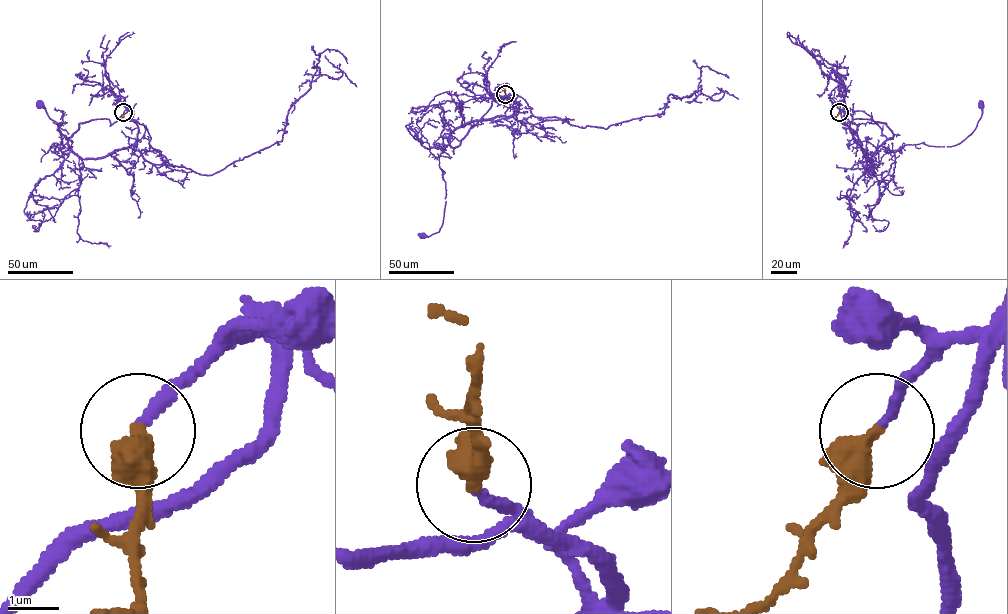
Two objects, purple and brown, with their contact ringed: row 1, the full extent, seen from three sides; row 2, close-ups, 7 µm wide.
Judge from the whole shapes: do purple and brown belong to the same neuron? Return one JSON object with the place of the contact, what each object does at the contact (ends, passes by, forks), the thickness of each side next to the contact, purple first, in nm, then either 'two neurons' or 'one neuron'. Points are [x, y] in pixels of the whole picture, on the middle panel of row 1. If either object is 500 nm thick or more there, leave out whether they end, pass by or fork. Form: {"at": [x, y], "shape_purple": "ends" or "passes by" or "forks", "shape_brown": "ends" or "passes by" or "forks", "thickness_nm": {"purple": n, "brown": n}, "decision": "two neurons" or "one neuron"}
{"at": [505, 94], "thickness_nm": {"purple": 200, "brown": 500}, "decision": "one neuron"}

